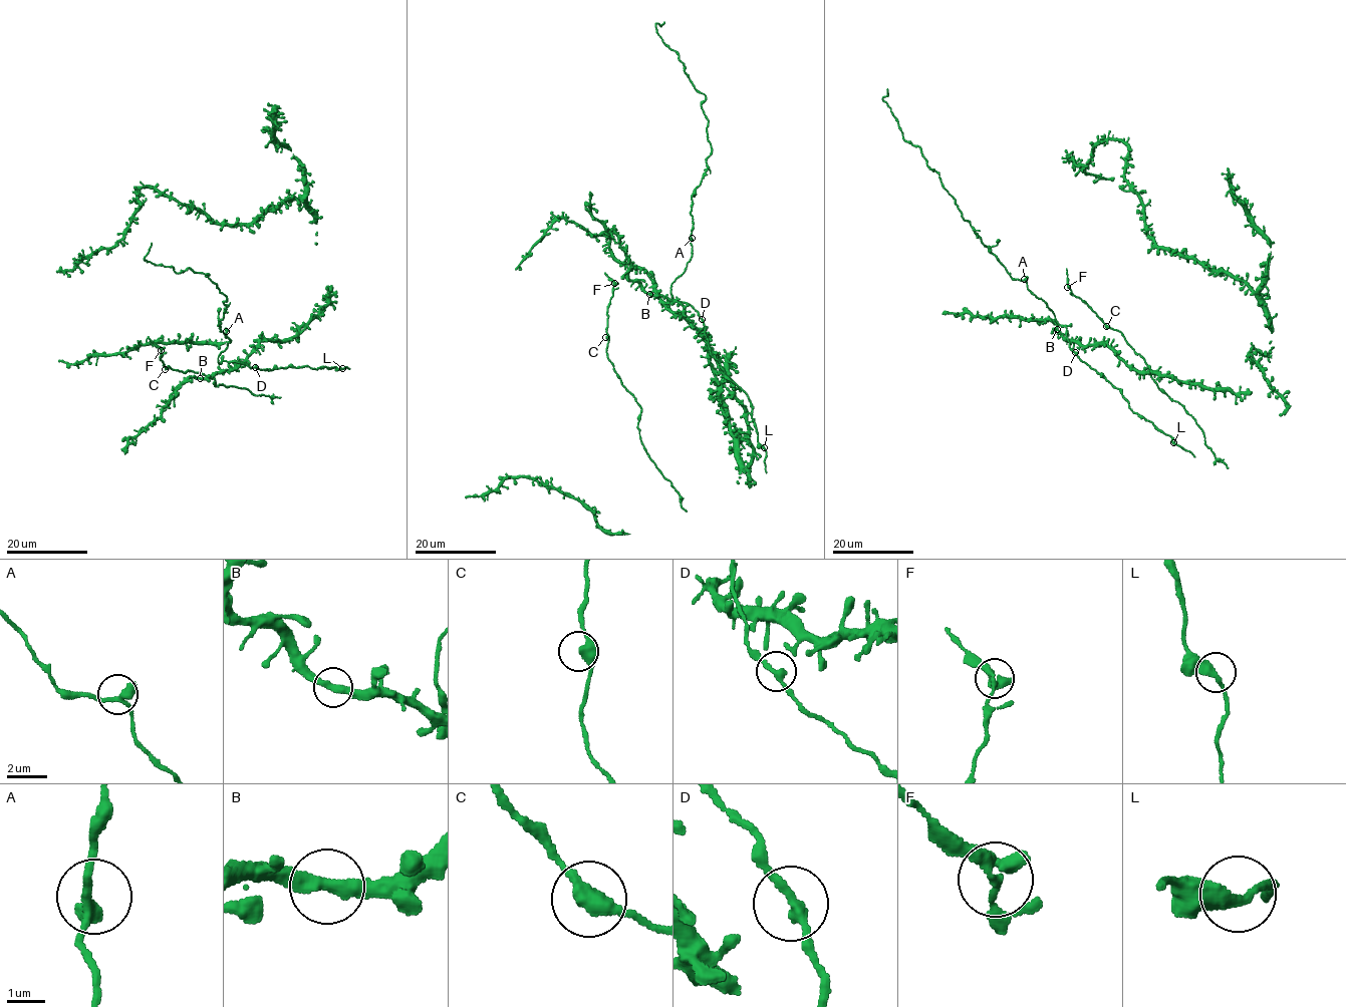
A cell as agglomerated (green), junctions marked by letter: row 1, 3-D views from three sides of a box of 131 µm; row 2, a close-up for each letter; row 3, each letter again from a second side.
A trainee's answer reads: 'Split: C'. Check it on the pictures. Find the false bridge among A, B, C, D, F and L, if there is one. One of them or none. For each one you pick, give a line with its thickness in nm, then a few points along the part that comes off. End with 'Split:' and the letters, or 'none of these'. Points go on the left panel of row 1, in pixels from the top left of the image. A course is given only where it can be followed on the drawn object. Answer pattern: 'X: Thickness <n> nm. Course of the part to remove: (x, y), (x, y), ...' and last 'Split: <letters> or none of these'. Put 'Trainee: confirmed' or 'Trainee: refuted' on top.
Trainee: refuted
Split: none of these

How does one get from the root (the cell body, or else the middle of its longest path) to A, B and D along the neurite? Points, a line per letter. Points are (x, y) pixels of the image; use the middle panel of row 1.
A: (719, 364), (685, 313), (689, 304), (670, 294), (691, 258), (692, 238)
B: (719, 364), (703, 333), (693, 327), (685, 309), (677, 302), (649, 294)
D: (719, 364), (703, 333), (693, 327), (685, 307), (692, 305), (702, 319)

